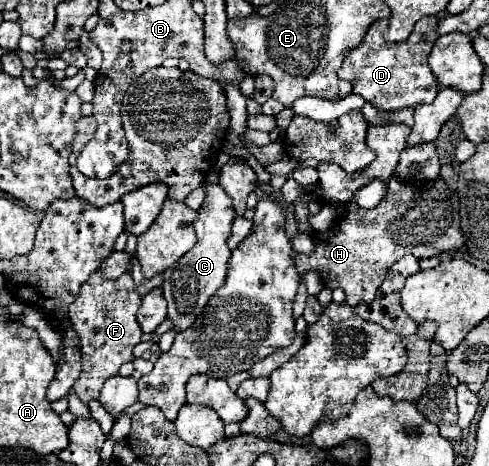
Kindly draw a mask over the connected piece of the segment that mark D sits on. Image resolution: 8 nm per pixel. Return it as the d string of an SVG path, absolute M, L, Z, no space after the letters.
M424 17L416 23L408 41L388 43L384 39L388 21L386 19L374 21L368 27L362 43L346 55L338 71L338 77L350 81L354 87L352 93L364 97L368 103L372 103L380 111L396 111L396 109L414 107L420 103L432 103L438 93L438 81L434 73L430 71L426 57L430 55L430 49L438 37L436 25L438 25L438 17Z

